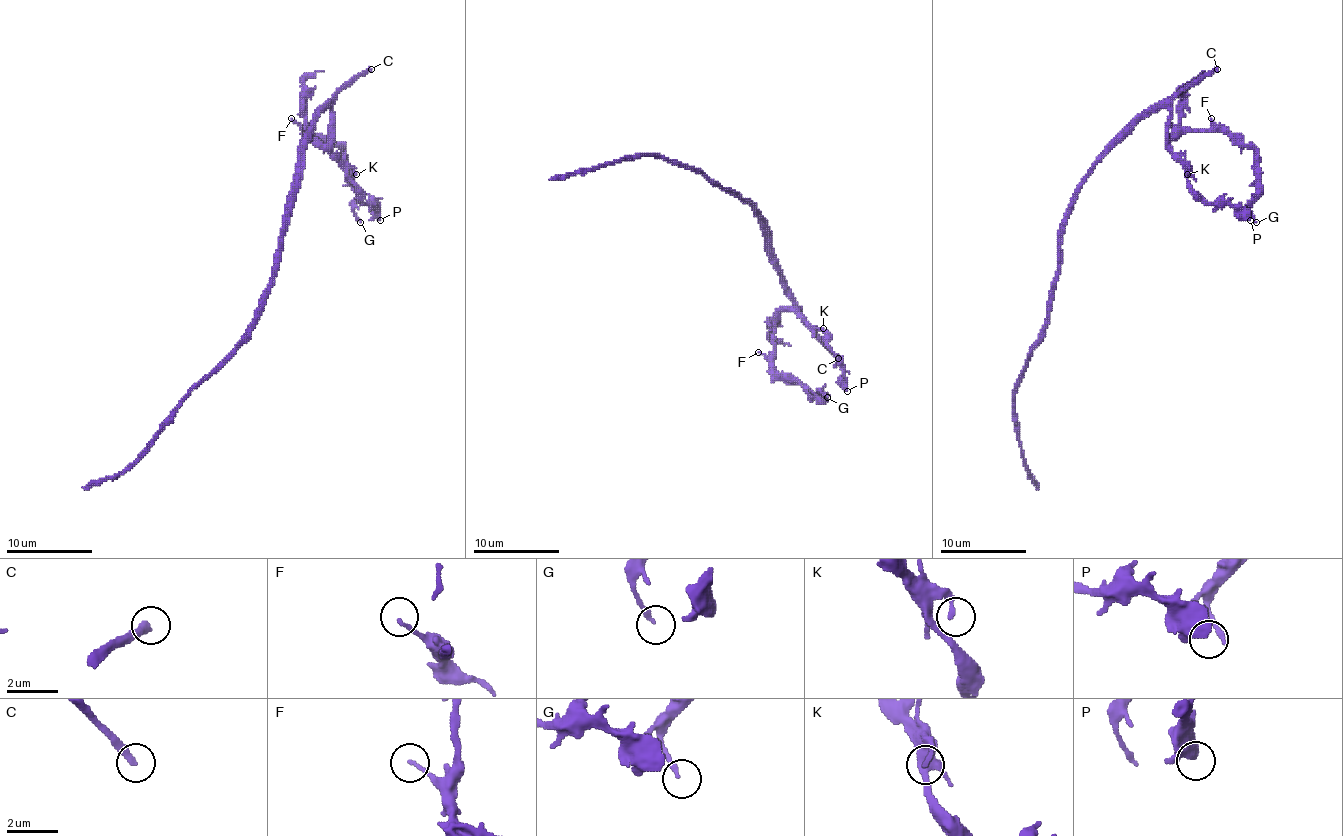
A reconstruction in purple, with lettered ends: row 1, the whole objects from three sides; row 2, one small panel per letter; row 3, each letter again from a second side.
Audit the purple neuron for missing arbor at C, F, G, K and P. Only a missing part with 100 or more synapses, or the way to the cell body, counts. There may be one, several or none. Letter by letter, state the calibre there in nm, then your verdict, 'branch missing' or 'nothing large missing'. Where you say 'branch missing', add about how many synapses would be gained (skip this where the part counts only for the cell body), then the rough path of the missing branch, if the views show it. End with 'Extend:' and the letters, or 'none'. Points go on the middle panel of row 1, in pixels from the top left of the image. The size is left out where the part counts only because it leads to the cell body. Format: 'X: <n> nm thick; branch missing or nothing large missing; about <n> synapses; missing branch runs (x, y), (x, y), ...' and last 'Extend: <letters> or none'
C: 340 nm thick; branch missing; about 180 synapses
F: 130 nm thick; nothing large missing
G: 170 nm thick; nothing large missing
K: 180 nm thick; nothing large missing
P: 500 nm thick; nothing large missing
Extend: C

